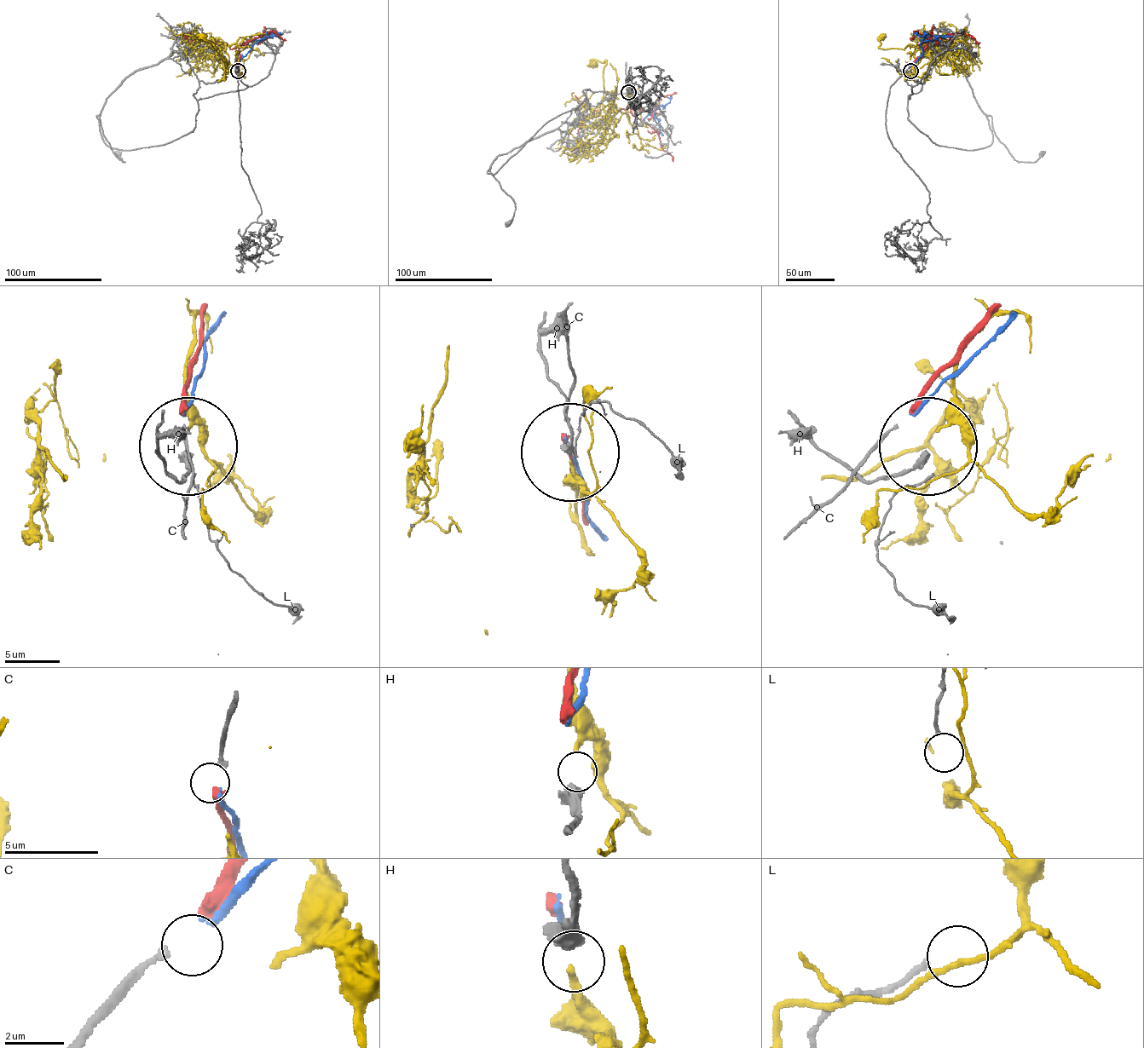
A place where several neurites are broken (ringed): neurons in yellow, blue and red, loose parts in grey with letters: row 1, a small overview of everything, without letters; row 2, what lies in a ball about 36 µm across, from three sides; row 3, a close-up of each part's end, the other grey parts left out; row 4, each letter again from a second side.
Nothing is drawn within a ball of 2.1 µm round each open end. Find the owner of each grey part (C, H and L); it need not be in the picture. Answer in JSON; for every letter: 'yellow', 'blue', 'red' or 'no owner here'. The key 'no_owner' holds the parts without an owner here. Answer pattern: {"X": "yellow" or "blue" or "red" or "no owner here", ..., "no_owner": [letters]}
{"C": "blue", "H": "yellow", "L": "no owner here", "no_owner": ["L"]}

